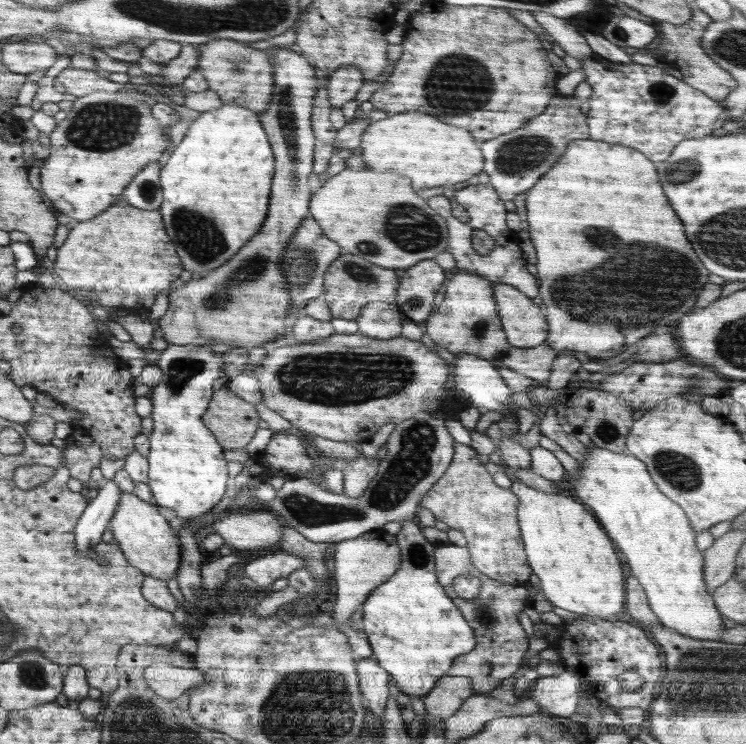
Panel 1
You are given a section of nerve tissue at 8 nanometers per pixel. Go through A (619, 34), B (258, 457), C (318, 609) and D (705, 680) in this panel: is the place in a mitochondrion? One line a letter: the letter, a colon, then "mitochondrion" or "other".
A: mitochondrion
B: other
C: other
D: mitochondrion

